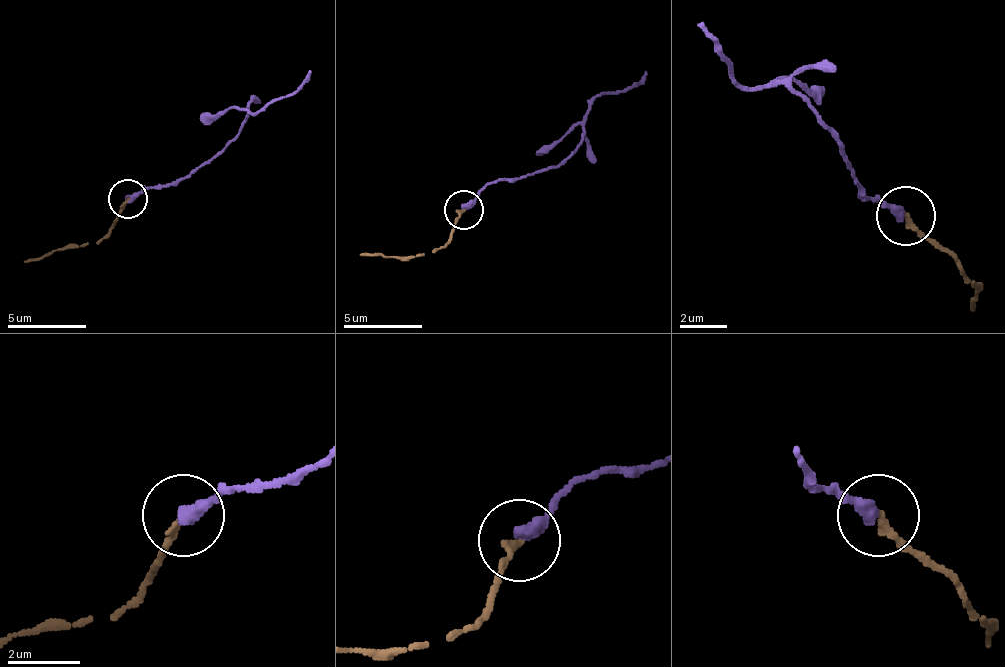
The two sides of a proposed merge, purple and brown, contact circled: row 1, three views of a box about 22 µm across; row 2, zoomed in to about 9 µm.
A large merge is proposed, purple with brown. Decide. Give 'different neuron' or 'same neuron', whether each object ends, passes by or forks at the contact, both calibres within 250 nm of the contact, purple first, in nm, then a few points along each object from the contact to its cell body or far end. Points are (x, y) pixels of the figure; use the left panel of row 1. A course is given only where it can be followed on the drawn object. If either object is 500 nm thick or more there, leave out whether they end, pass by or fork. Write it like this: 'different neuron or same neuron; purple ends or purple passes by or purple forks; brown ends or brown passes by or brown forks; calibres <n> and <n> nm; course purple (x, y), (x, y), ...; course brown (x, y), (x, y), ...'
same neuron; purple ends; brown ends; calibres 400 and 180 nm; course purple (128, 200), (152, 188), (179, 184), (222, 149), (246, 118), (285, 98), (309, 70); course brown (128, 200), (97, 243), (58, 247), (23, 262)

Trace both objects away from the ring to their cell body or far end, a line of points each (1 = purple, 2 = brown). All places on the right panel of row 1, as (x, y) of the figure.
1: (907, 217), (866, 199), (860, 193), (842, 141), (795, 94), (743, 88), (731, 64), (696, 23)
2: (907, 217), (978, 287), (972, 311)

